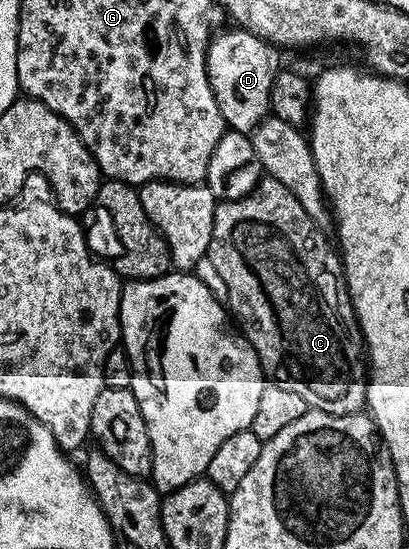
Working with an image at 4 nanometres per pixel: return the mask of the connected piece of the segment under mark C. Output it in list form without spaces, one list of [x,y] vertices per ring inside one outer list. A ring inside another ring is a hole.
[[[263,176],[256,184],[256,188],[252,188],[252,192],[248,192],[248,196],[231,202],[219,201],[216,216],[212,220],[212,240],[208,244],[208,257],[210,263],[216,268],[216,272],[220,272],[220,276],[224,279],[224,284],[228,288],[228,300],[225,305],[236,326],[236,321],[238,321],[237,329],[242,337],[256,352],[263,375],[269,381],[280,384],[280,388],[288,388],[290,391],[296,392],[304,399],[309,409],[323,410],[329,414],[356,414],[366,405],[368,363],[364,357],[362,332],[358,329],[358,321],[350,303],[350,293],[346,290],[346,279],[342,272],[339,251],[332,245],[331,239],[329,242],[322,235],[322,229],[323,227],[319,223],[312,220],[312,216],[308,216],[308,212],[304,212],[304,204],[300,204],[300,200],[296,200],[296,196],[292,196],[292,192],[288,192],[288,188],[284,188],[284,184],[280,184],[280,180]]]

